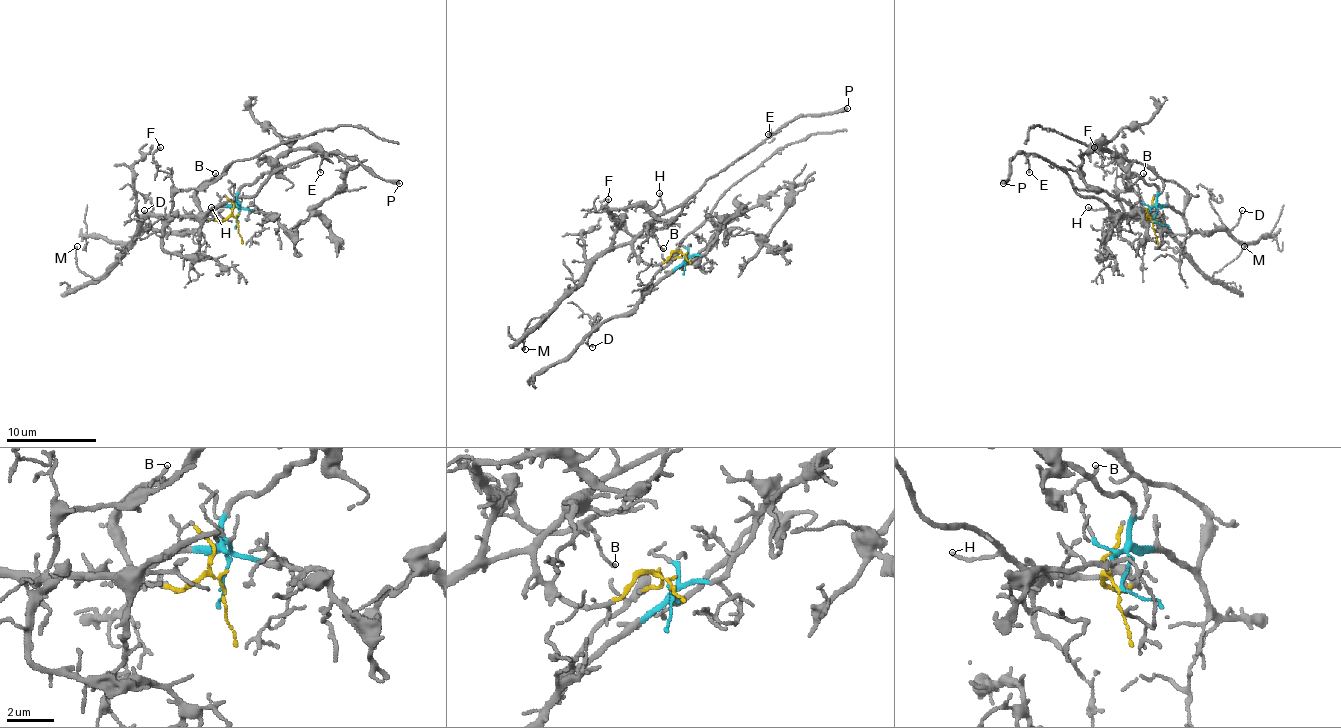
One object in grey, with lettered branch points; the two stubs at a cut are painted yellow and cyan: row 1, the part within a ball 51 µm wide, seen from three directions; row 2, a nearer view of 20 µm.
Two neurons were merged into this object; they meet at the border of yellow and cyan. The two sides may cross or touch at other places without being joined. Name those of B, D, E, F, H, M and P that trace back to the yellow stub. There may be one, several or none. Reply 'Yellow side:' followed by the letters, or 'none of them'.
Yellow side: B, E, F, H, M, P

